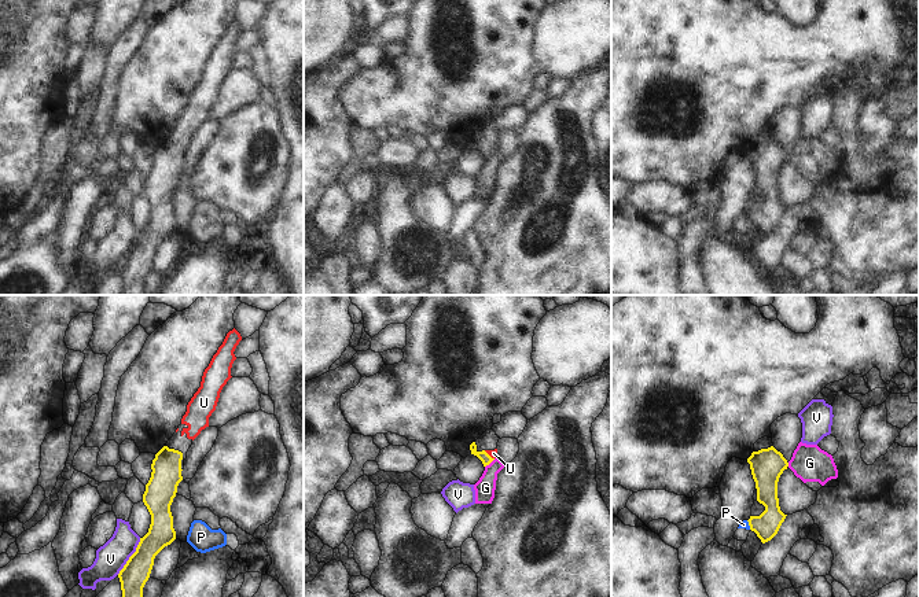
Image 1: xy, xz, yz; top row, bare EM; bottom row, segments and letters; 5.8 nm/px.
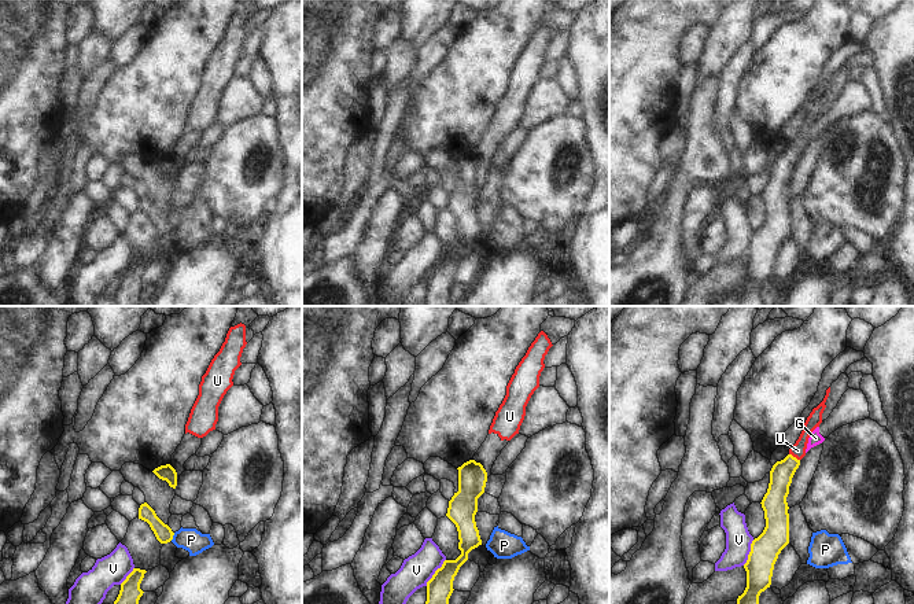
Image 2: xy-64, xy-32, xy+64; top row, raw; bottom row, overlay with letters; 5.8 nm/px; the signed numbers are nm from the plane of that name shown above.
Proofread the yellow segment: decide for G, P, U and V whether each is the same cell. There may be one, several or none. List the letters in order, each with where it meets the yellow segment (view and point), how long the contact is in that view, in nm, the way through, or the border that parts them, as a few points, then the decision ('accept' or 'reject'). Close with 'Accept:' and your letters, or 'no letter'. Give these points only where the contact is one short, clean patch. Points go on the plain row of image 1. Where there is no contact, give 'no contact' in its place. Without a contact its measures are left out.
G: contact xz (489, 155); length 80 nm; border xz (495, 151), (485, 159); reject
P: contact yz (749, 217); length 60 nm; border yz (746, 213), (750, 221); reject
U: contact xz (488, 147); length 80 nm; way xz (482, 148), (488, 147), (493, 146); accept
V: contact xy (131, 249); length 260 nm; border xy (140, 231), (136, 243), (117, 266); reject
Accept: U

